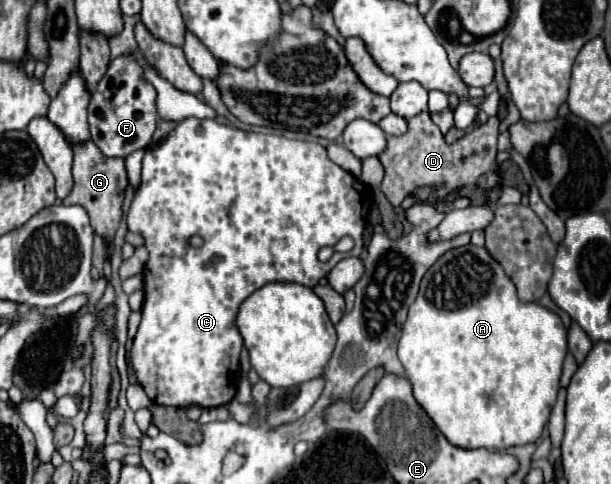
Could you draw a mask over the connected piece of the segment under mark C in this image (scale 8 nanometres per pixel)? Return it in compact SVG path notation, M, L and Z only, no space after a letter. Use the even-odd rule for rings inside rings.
M184 119L172 129L160 143L152 145L146 149L144 159L142 159L142 175L140 175L140 185L134 191L130 209L128 209L128 231L142 235L144 247L148 249L148 261L144 265L144 305L142 305L142 321L138 327L138 333L134 337L132 345L132 367L136 371L136 377L140 385L144 387L146 395L160 405L168 407L190 407L190 405L200 405L200 407L220 407L226 405L234 399L236 387L238 387L238 357L242 351L242 339L240 333L234 327L234 317L240 307L240 303L252 295L252 291L260 289L266 283L272 281L286 281L286 283L300 283L306 287L316 287L316 283L330 273L330 269L346 257L358 257L362 253L362 235L364 235L364 225L368 219L368 209L372 205L370 189L356 179L352 173L344 171L340 165L330 161L326 149L320 143L312 141L300 141L300 139L286 139L280 135L264 135L264 133L250 133L242 129L234 129L226 123L220 123L216 119ZM194 235L202 237L202 247L192 247L190 239ZM342 237L352 237L354 239L354 249L348 253L334 253L330 261L322 263L318 261L318 251L320 247L328 245L334 247Z

